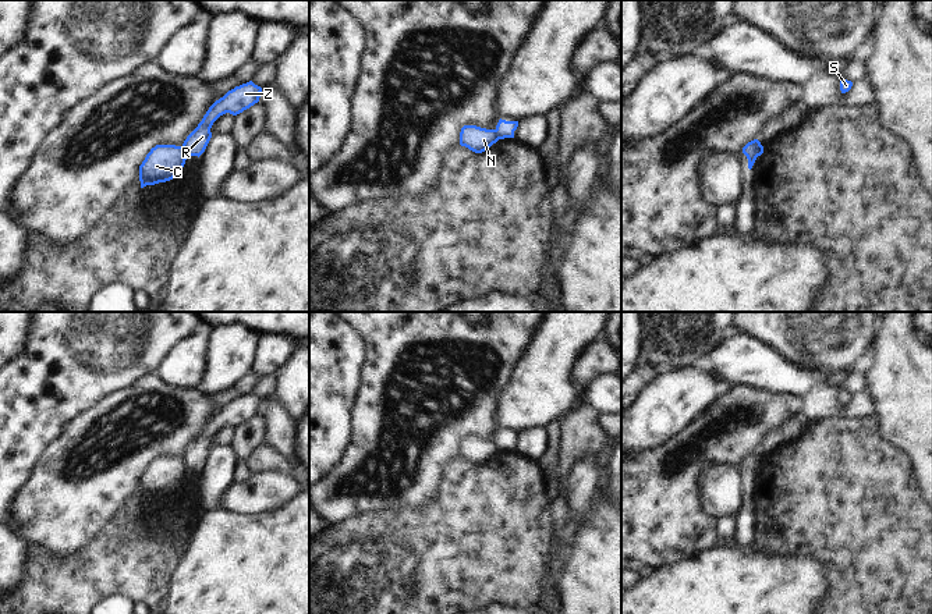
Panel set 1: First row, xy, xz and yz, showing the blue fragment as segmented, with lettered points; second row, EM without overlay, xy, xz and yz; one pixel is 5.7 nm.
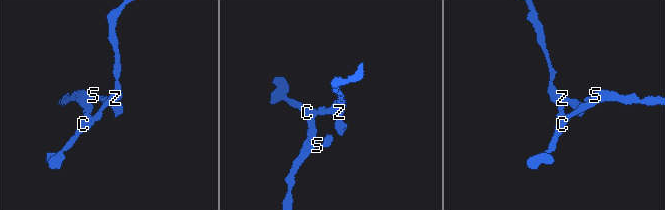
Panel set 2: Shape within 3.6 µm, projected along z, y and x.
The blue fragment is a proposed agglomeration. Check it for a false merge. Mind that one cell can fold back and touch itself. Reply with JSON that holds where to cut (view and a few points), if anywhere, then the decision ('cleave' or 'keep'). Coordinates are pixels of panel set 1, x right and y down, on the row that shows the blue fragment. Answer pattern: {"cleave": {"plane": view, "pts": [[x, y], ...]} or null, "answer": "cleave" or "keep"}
{"cleave": {"plane": "yz", "pts": [[761, 145], [757, 153], [747, 158]]}, "answer": "cleave"}

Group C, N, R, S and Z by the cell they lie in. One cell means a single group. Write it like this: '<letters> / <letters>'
C N S / R Z

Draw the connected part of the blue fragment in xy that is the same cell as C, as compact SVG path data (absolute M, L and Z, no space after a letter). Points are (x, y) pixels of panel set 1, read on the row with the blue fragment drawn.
M156 145L139 166L141 188L178 177L185 160L182 146Z

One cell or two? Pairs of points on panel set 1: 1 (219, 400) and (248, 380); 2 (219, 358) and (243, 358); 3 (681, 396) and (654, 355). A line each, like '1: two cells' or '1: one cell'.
1: one cell
2: one cell
3: two cells

